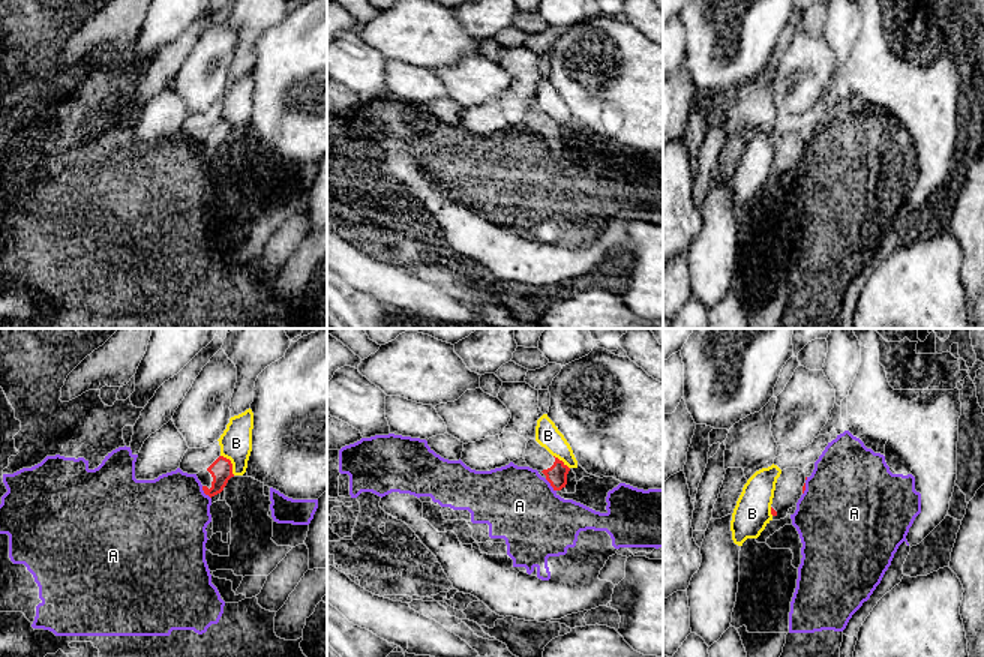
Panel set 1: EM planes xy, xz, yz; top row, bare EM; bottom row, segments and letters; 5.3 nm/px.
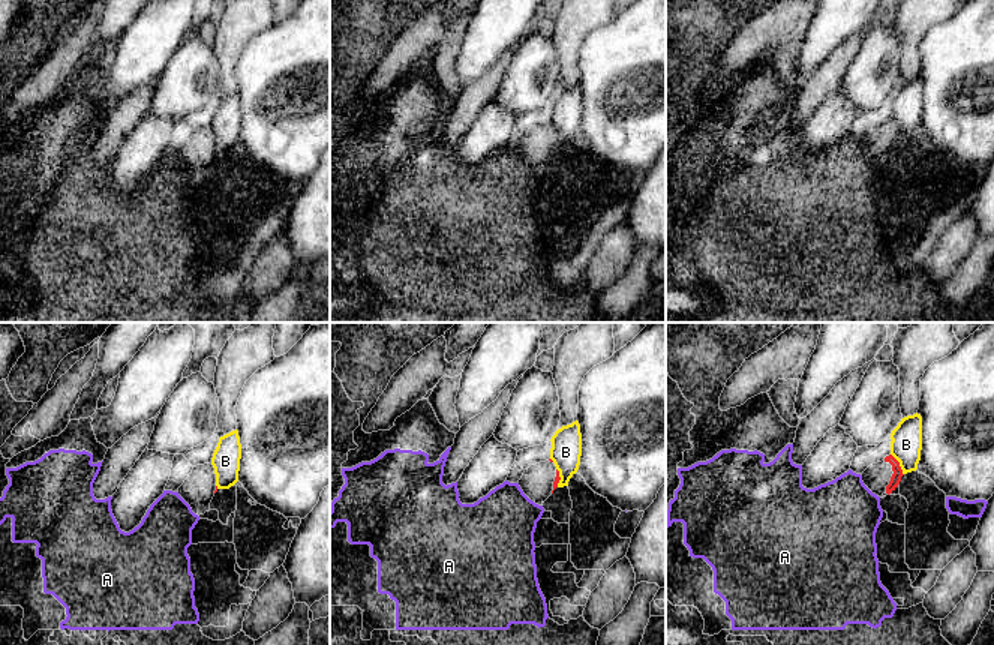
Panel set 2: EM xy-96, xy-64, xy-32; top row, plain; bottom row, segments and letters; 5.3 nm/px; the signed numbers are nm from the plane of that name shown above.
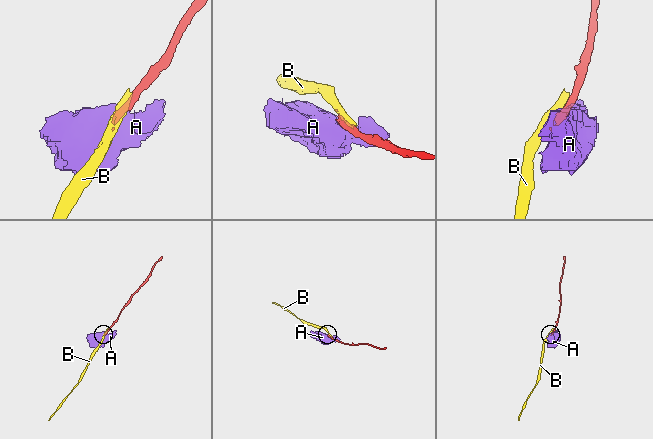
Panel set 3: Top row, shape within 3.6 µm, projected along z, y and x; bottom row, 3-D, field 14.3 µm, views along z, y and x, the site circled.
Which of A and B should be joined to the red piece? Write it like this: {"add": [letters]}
{"add": []}

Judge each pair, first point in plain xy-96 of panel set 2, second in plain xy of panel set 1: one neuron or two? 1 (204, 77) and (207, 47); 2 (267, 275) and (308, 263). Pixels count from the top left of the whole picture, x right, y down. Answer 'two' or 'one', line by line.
1: one
2: two

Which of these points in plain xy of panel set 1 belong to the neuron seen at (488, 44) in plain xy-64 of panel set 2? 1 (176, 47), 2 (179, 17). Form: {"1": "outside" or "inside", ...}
{"1": "outside", "2": "inside"}

